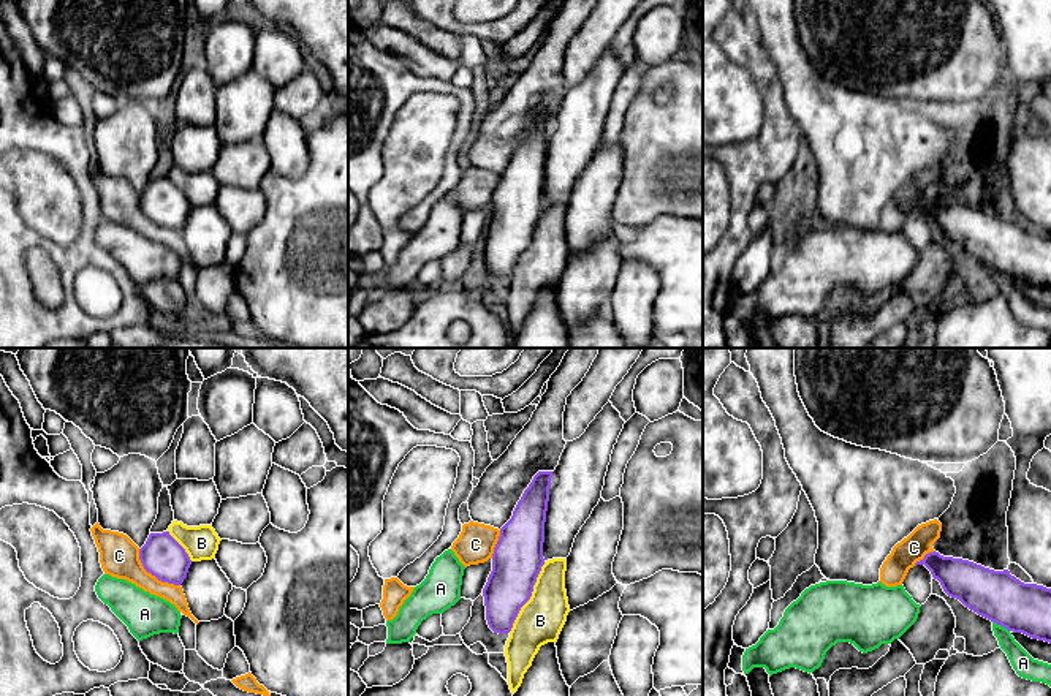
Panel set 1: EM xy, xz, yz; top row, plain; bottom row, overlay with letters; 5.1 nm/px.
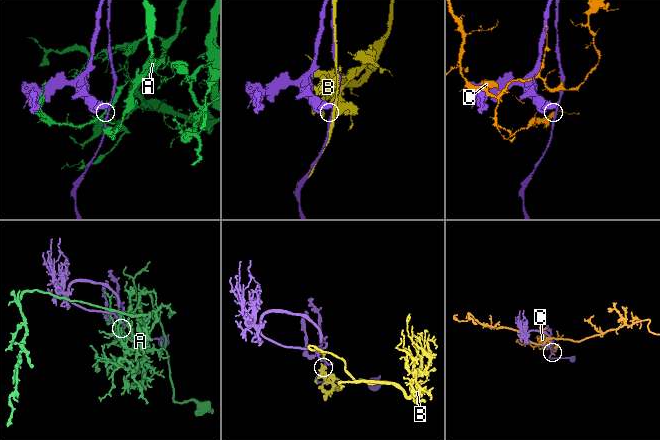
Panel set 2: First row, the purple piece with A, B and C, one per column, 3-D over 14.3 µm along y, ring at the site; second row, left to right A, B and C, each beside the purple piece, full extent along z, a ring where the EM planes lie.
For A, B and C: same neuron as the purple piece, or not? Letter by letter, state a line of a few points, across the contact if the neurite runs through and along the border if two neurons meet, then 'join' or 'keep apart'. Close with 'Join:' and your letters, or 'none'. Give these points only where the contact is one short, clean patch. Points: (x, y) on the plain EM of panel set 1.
A: keep apart
B: keep apart
C: keep apart
Join: none

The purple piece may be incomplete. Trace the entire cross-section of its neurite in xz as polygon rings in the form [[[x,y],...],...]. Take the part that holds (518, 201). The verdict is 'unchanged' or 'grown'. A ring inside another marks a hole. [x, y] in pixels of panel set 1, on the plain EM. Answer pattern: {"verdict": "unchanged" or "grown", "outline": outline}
{"verdict": "unchanged", "outline": [[[538,117],[518,147],[511,165],[500,174],[492,199],[492,217],[483,234],[486,266],[494,278],[510,278],[521,253],[530,245],[544,210],[543,188],[552,117]]]}

